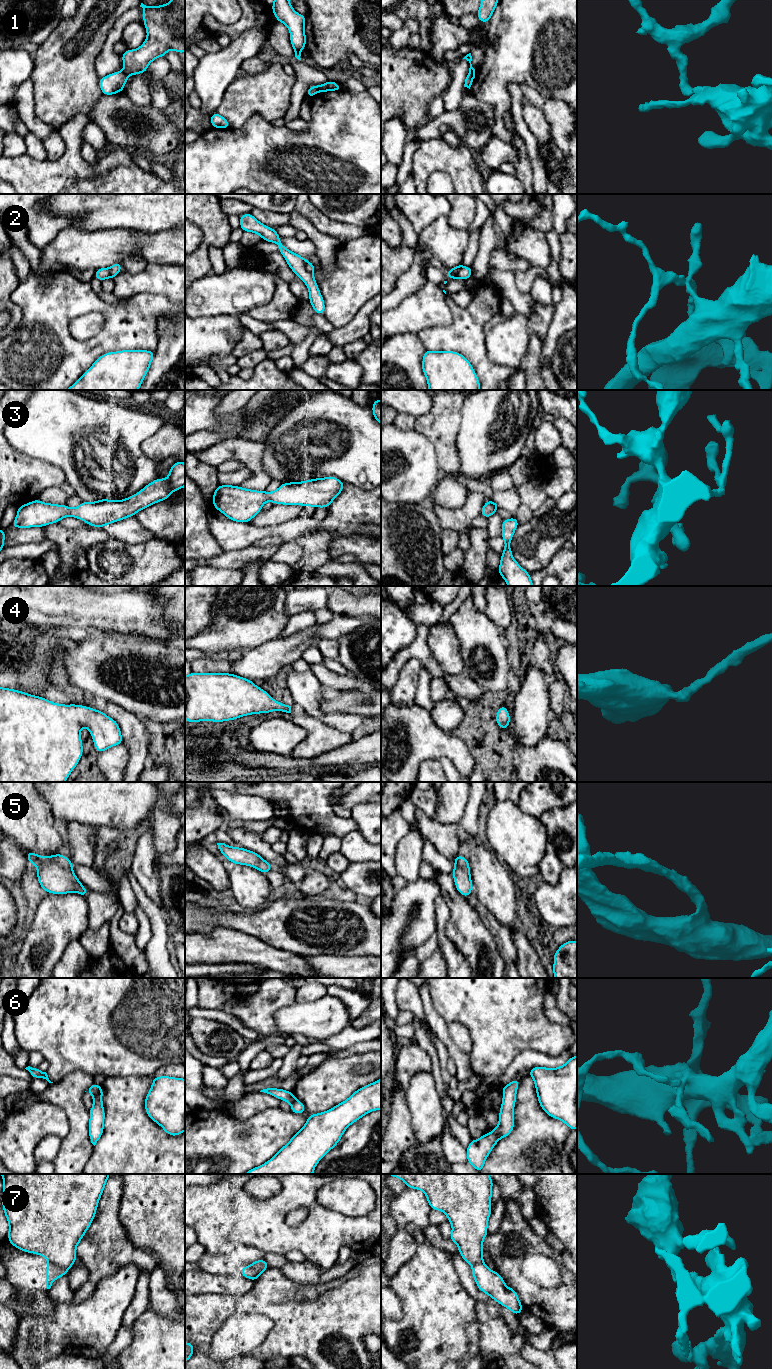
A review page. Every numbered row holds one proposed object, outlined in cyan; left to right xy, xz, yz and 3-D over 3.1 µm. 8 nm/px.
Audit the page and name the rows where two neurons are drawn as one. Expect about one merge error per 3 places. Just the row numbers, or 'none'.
1, 2, 6, 7

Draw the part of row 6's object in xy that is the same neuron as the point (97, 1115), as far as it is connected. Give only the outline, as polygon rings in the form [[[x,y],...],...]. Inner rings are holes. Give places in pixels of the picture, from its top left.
[[[103,1088],[94,1096],[93,1107],[89,1110],[89,1138],[95,1146],[104,1130],[105,1112],[102,1102]]]

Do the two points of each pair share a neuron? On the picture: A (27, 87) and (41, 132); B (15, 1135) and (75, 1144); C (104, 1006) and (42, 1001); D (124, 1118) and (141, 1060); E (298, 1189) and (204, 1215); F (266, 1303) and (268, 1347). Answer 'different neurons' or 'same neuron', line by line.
A: same neuron
B: different neurons
C: same neuron
D: different neurons
E: same neuron
F: same neuron

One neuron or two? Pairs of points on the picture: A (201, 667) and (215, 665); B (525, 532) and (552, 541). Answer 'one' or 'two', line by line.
A: one
B: one

